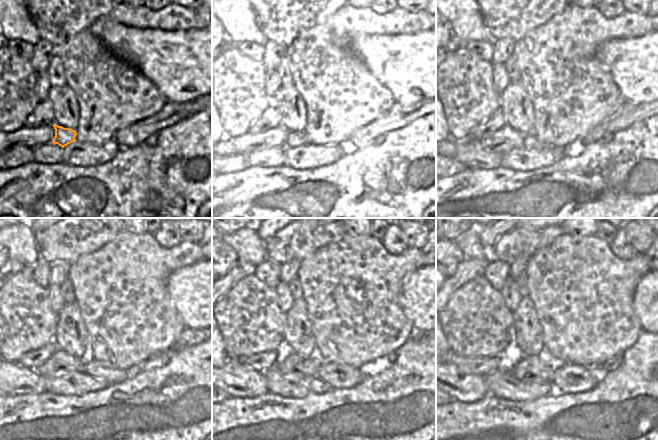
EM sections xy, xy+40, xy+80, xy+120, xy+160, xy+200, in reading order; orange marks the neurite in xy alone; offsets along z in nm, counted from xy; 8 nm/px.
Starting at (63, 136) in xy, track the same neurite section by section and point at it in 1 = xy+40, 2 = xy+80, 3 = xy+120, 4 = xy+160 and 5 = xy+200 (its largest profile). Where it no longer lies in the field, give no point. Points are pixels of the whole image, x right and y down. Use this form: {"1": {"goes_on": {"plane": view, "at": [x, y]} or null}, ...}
{"1": {"goes_on": {"plane": "xy+40", "at": [294, 139]}}, "2": {"goes_on": {"plane": "xy+80", "at": [530, 141]}}, "3": {"goes_on": {"plane": "xy+120", "at": [95, 369]}}, "4": {"goes_on": {"plane": "xy+160", "at": [339, 376]}}, "5": {"goes_on": {"plane": "xy+200", "at": [570, 379]}}}

